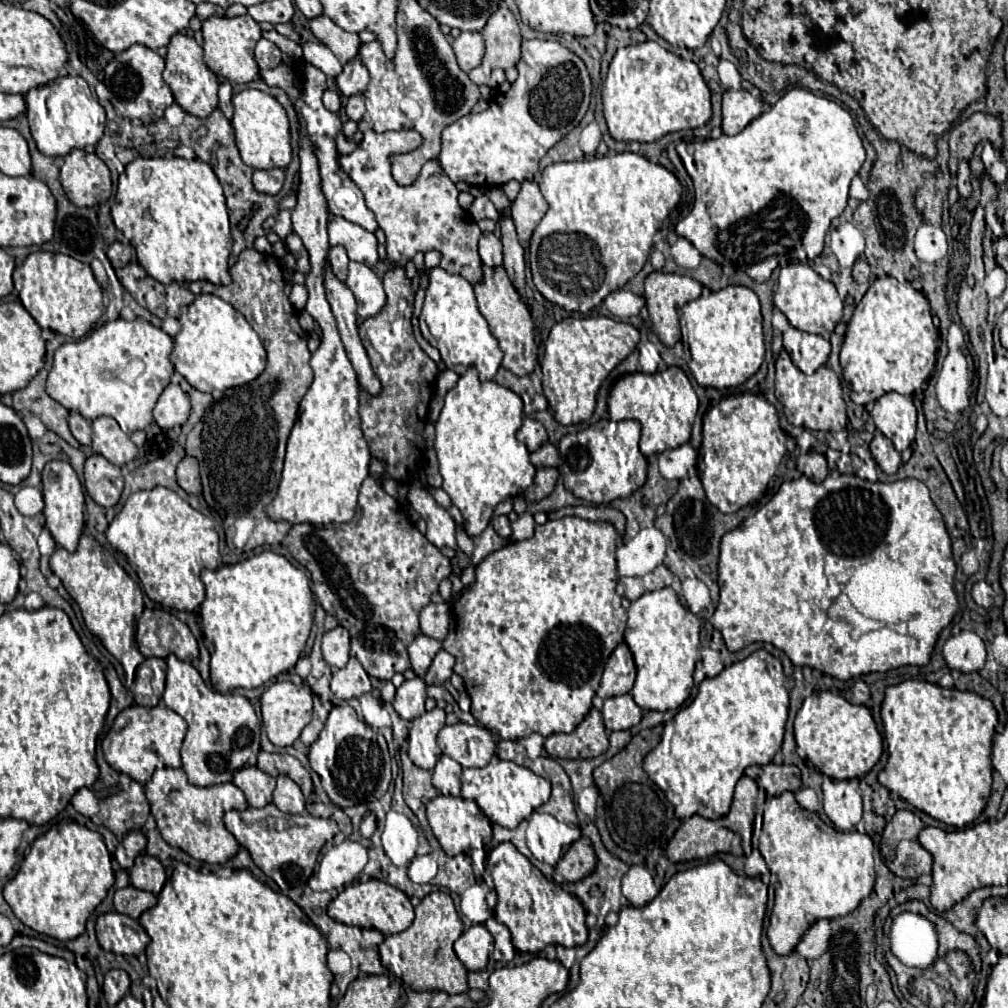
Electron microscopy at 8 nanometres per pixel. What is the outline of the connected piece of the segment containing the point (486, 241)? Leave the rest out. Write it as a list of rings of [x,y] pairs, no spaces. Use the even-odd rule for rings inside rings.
[[[485,232],[479,240],[479,256],[483,260],[485,266],[495,268],[495,266],[503,266],[503,252],[501,252],[501,240],[491,234]]]

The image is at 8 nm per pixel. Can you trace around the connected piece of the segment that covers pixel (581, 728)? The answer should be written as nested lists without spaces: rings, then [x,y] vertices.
[[[597,708],[569,734],[551,734],[545,740],[545,750],[551,758],[595,758],[609,748],[609,738],[603,726],[603,716]]]

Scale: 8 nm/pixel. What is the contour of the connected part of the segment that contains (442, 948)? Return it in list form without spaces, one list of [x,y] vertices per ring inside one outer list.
[[[431,892],[415,908],[413,924],[399,932],[385,936],[379,944],[379,958],[383,966],[395,972],[413,990],[443,990],[447,994],[467,992],[467,970],[459,962],[453,944],[463,932],[463,922],[457,916],[455,904],[447,892]]]

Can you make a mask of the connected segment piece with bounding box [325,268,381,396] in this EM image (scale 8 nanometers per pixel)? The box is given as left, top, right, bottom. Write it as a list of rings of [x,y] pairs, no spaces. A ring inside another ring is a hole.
[[[327,268],[325,288],[327,288],[327,300],[329,300],[331,312],[335,316],[343,348],[345,348],[347,358],[351,360],[351,366],[357,374],[357,382],[369,396],[377,396],[381,392],[381,382],[375,376],[369,356],[365,352],[365,346],[359,338],[357,302],[355,302],[351,290],[331,274],[331,268]]]

